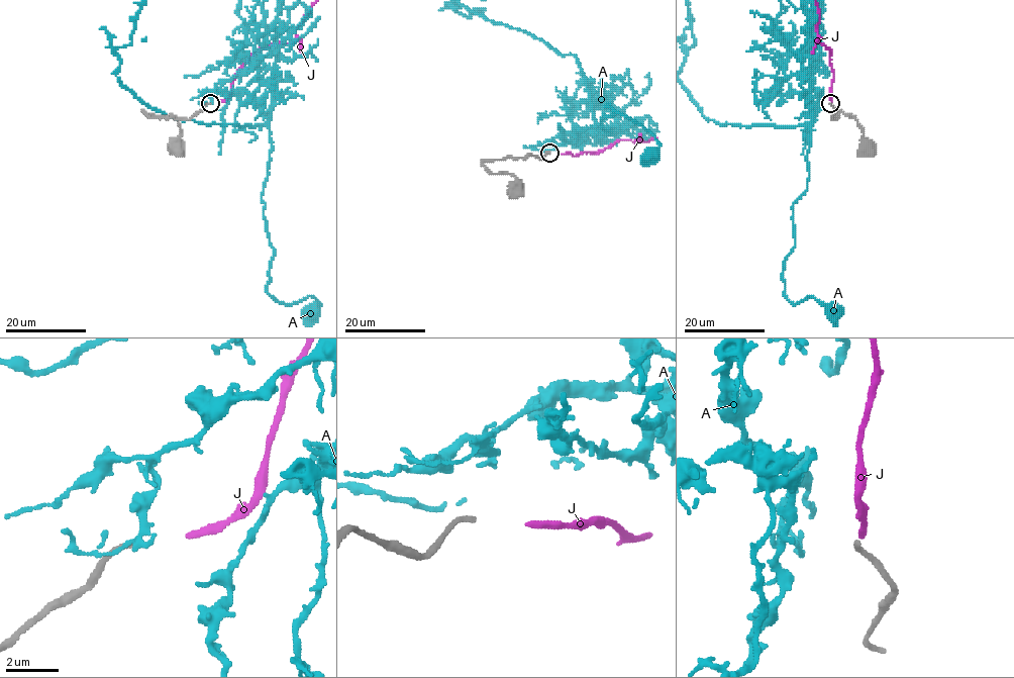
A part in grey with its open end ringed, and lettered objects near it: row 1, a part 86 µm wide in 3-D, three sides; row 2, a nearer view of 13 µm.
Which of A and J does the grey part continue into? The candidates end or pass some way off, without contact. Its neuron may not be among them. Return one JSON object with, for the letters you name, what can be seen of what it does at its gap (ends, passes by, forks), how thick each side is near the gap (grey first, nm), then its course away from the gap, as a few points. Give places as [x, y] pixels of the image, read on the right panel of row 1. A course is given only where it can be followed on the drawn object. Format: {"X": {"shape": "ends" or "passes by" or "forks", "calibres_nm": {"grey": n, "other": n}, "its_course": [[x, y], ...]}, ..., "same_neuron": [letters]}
{"J": {"shape": "ends", "calibres_nm": {"grey": 190, "other": 220}}, "same_neuron": ["J"]}

